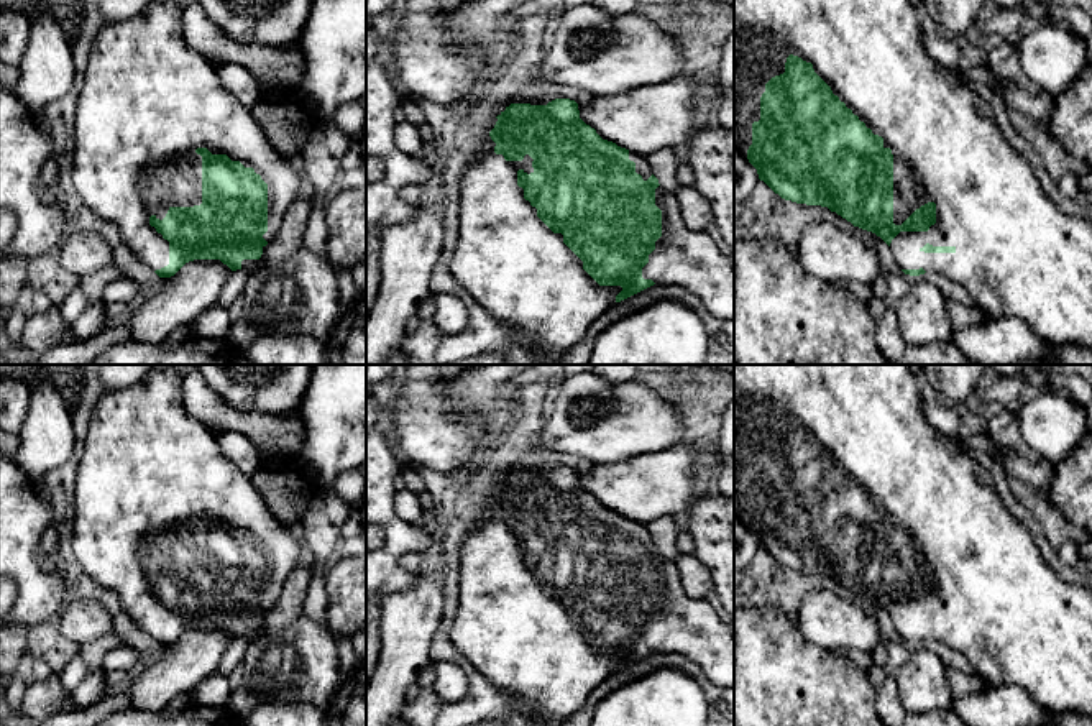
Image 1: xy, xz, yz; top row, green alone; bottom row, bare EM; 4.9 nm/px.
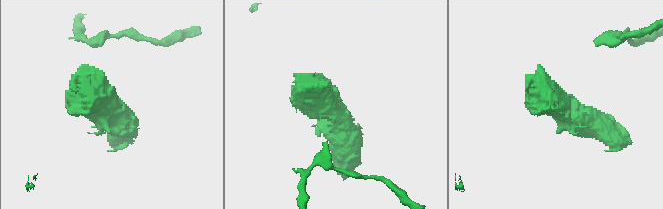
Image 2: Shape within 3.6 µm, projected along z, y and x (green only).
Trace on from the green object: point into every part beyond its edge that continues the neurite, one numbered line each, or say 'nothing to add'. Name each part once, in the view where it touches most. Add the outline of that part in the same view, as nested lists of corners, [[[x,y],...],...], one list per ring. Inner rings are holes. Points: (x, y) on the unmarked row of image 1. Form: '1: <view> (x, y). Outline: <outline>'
1: yz (1017, 623). Outline: [[[734,365],[734,516],[747,526],[747,517],[752,512],[752,491],[760,488],[760,465],[765,460],[765,452],[785,440],[785,430],[790,422],[801,425],[806,430],[813,432],[814,440],[831,455],[833,462],[839,465],[841,470],[846,471],[847,476],[852,478],[854,483],[859,485],[860,489],[865,491],[867,496],[872,498],[874,503],[883,506],[883,516],[890,516],[893,522],[893,591],[902,593],[916,577],[928,570],[936,572],[936,591],[929,595],[928,600],[900,600],[890,611],[893,629],[902,637],[920,637],[923,636],[926,641],[939,641],[946,644],[951,650],[964,655],[974,672],[982,678],[985,687],[1020,687],[1023,688],[1035,703],[1048,715],[1048,713],[1067,713],[1067,715],[1081,715],[1092,719],[1092,590],[1082,585],[1064,581],[1058,577],[1058,573],[1044,562],[1039,549],[1035,544],[1031,534],[1003,508],[1000,503],[997,491],[992,488],[992,475],[989,470],[972,457],[972,453],[966,452],[957,439],[949,437],[933,427],[923,416],[923,394],[916,384],[915,374],[910,371],[908,365]],[[929,611],[933,614],[954,614],[954,621],[925,621],[921,616]]]

